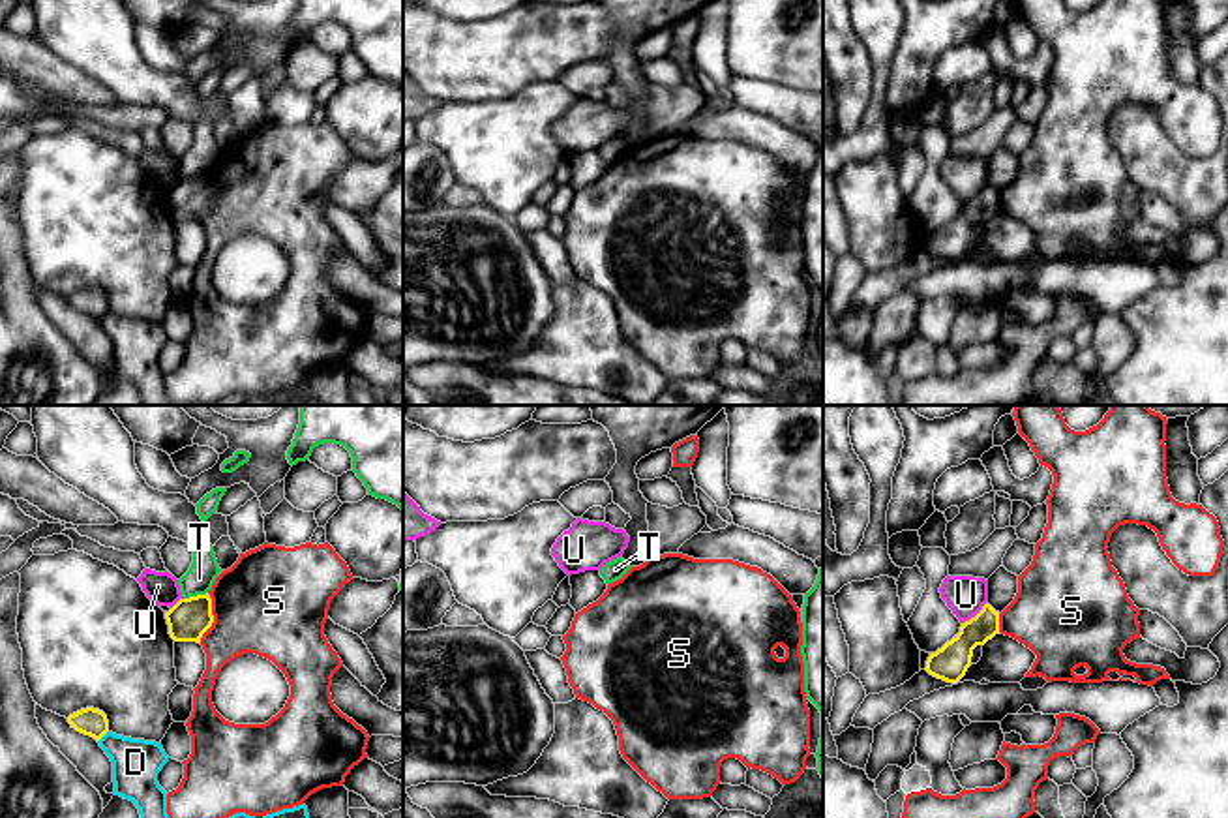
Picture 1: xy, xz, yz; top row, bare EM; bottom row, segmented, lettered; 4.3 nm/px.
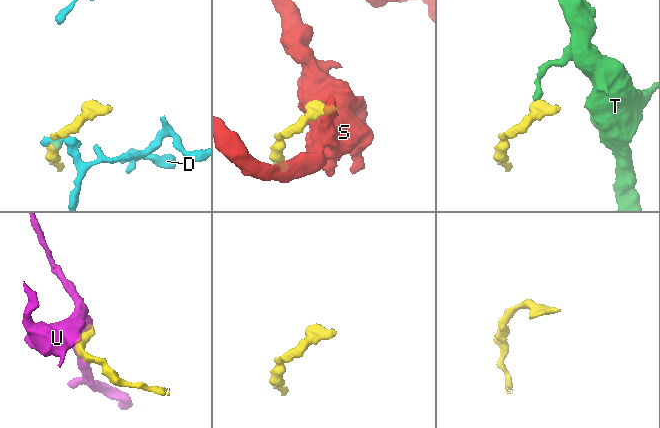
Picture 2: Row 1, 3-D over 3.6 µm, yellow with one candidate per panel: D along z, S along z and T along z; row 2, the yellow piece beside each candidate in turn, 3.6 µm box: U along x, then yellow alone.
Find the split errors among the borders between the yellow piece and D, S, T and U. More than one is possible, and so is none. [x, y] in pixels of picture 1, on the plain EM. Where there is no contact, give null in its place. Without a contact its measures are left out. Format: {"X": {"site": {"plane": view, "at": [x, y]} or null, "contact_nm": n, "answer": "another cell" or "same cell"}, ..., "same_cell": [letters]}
{"D": {"site": {"plane": "xy", "at": [104, 314]}, "contact_nm": 70, "answer": "another cell"}, "S": {"site": {"plane": "xy", "at": [212, 197]}, "contact_nm": 220, "answer": "another cell"}, "T": {"site": {"plane": "xy", "at": [195, 177]}, "contact_nm": 110, "answer": "another cell"}, "U": {"site": {"plane": "yz", "at": [977, 194]}, "contact_nm": 150, "answer": "another cell"}, "same_cell": []}

